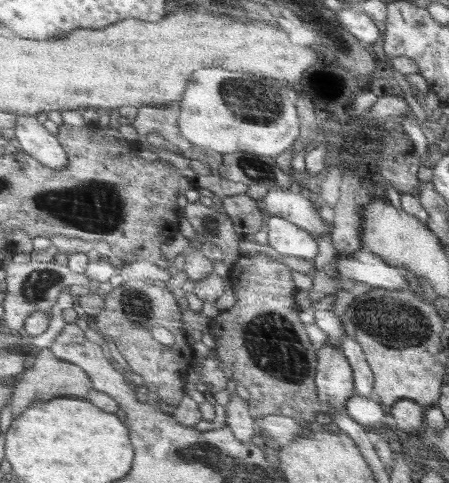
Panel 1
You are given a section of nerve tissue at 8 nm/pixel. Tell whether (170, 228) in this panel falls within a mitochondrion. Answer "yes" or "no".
no

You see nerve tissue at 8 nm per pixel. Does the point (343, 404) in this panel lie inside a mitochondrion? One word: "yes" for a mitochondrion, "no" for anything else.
no

